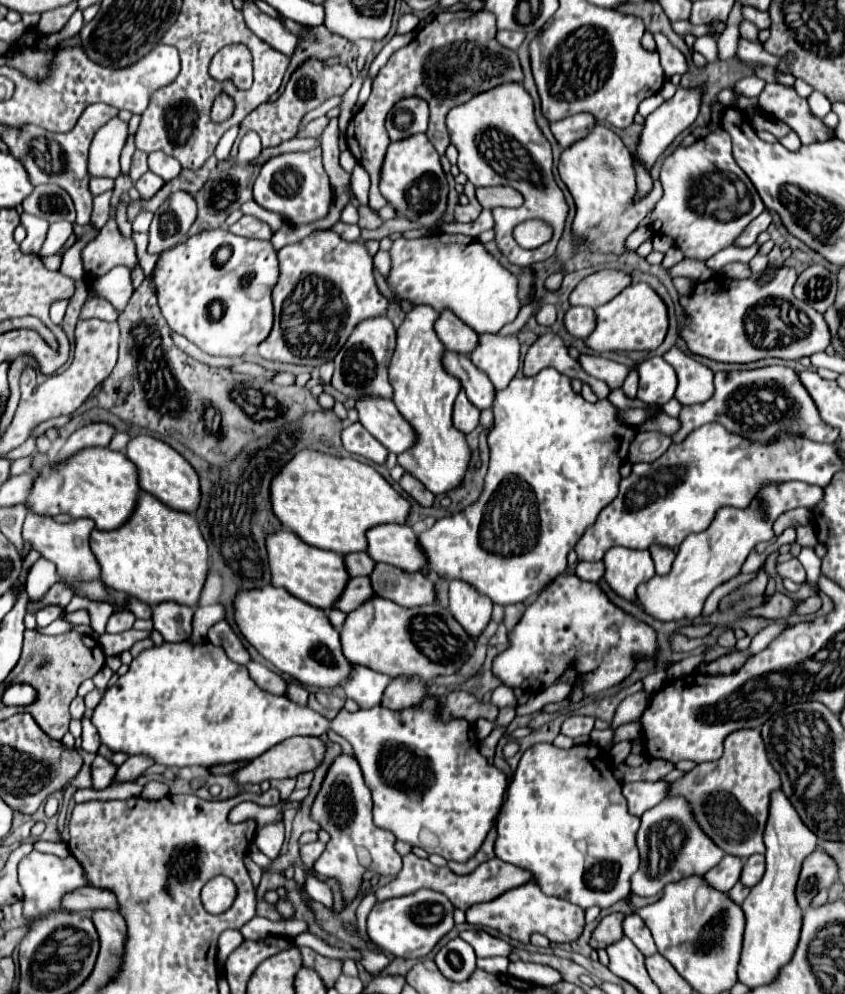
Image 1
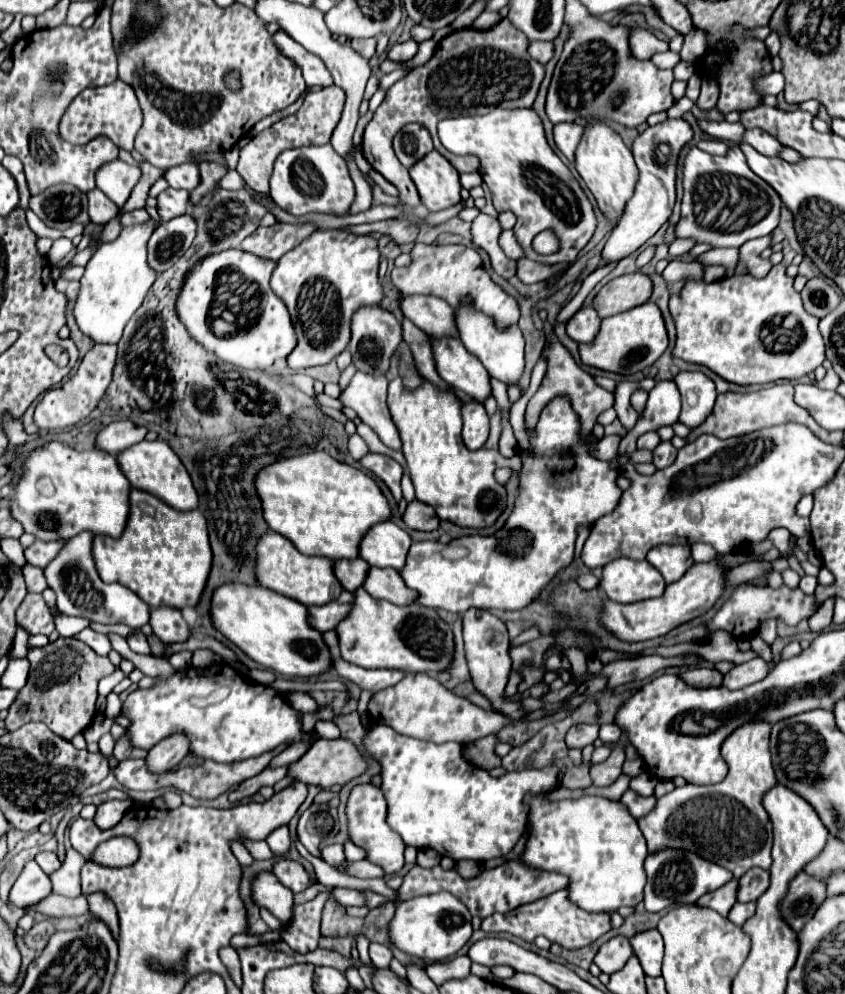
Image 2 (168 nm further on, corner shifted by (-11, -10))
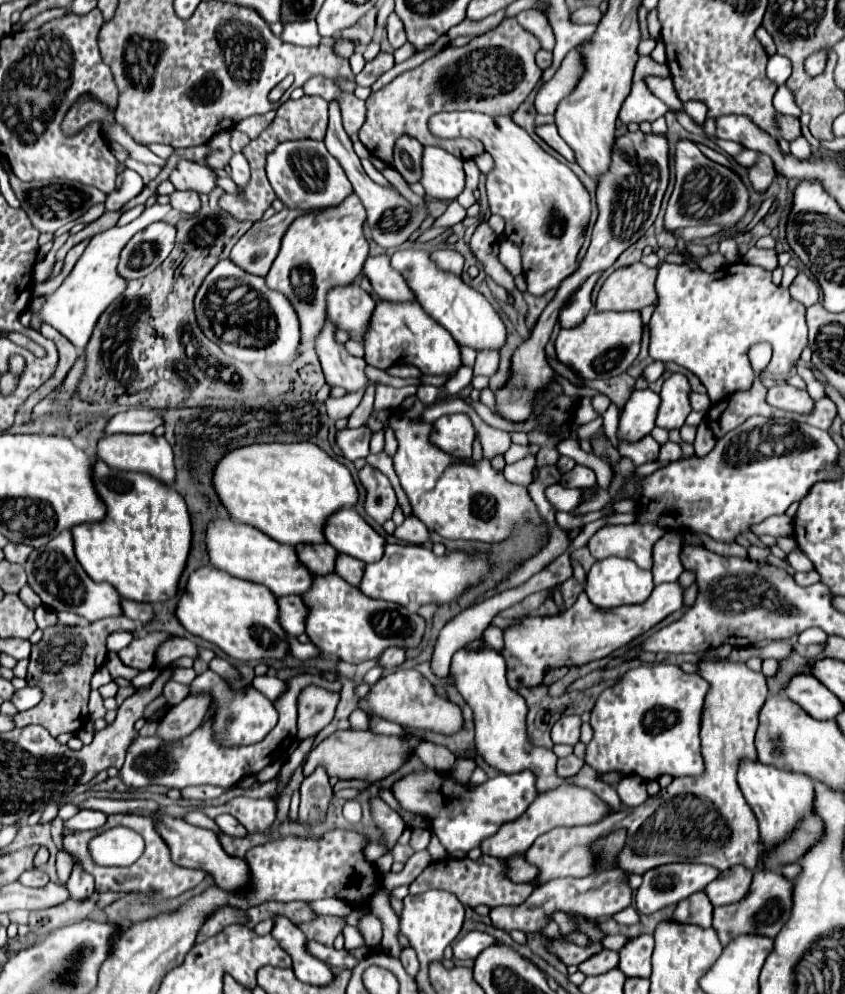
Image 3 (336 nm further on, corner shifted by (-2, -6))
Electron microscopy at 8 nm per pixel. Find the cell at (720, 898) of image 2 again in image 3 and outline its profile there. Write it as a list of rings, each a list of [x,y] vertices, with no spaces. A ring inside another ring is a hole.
[[[696,892],[676,906],[672,920],[680,924],[696,924],[700,928],[710,928],[712,904],[710,900],[706,900],[704,892]]]

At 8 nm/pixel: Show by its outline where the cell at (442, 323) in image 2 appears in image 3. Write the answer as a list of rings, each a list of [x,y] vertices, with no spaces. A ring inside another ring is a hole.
[[[368,256],[362,268],[362,278],[368,278],[372,290],[384,300],[414,300],[410,288],[394,268],[390,266],[388,256]]]

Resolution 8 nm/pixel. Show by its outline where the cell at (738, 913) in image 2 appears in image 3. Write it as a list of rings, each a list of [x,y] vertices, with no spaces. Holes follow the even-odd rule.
[[[770,870],[755,872],[750,892],[740,902],[714,908],[712,928],[716,930],[720,944],[728,946],[736,936],[742,936],[742,934],[758,934],[758,936],[774,938],[780,932],[782,924],[786,924],[786,920],[790,918],[790,884],[792,882],[786,880],[782,874],[776,874]],[[764,880],[768,884],[764,884]]]

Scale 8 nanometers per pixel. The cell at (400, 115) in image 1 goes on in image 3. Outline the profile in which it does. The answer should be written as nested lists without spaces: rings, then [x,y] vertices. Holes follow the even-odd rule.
[[[402,136],[394,148],[394,168],[402,174],[408,184],[420,182],[422,178],[422,150],[424,146],[410,136]]]

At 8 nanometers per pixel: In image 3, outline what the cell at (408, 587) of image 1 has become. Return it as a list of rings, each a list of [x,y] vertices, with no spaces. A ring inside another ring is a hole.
[[[338,554],[334,564],[334,572],[352,586],[358,586],[358,580],[362,580],[362,568],[364,564],[360,560],[354,560],[352,556],[346,554]]]

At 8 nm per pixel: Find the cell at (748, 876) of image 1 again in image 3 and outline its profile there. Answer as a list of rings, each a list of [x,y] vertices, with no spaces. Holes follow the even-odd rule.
[[[734,866],[728,868],[726,872],[720,872],[718,880],[712,880],[704,888],[704,892],[714,906],[726,906],[730,902],[742,900],[742,896],[746,896],[750,888],[750,882],[752,882],[752,872],[748,868]]]

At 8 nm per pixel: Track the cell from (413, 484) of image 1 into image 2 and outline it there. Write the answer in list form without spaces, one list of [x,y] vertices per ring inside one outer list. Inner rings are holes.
[[[417,498],[407,504],[403,518],[405,518],[405,524],[415,530],[435,530],[439,526],[439,518],[435,514],[435,508],[417,500]]]

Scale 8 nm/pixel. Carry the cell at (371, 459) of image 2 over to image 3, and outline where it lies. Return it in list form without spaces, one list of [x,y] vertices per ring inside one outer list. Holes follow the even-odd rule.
[[[364,466],[358,472],[358,478],[360,478],[362,486],[366,488],[364,510],[376,524],[382,526],[386,520],[392,518],[392,512],[398,504],[396,492],[394,492],[390,480],[382,472],[374,470],[372,466]]]

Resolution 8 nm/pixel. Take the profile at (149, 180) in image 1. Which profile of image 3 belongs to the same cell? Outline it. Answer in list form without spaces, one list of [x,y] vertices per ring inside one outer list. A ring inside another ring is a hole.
[[[174,192],[170,194],[170,202],[182,214],[196,214],[200,210],[198,192]]]

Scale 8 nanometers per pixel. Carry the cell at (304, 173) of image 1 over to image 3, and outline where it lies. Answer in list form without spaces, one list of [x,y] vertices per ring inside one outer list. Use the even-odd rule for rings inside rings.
[[[314,140],[282,142],[268,156],[266,174],[268,174],[268,180],[270,180],[276,196],[284,202],[286,208],[310,210],[310,208],[338,206],[352,192],[352,184],[346,178],[344,168],[326,150],[324,142],[314,142]]]

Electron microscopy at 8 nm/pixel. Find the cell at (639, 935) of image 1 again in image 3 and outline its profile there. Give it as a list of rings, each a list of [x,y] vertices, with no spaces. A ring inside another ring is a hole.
[[[648,934],[630,940],[620,950],[618,968],[628,978],[648,978],[650,972],[652,972],[652,962],[650,962],[652,950],[654,950],[654,938],[648,936]]]

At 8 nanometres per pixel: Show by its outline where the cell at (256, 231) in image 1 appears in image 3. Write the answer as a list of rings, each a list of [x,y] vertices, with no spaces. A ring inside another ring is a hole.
[[[284,208],[282,212],[276,212],[268,220],[254,222],[254,226],[232,248],[230,260],[248,274],[266,276],[278,254],[280,240],[286,228],[290,226],[290,220],[298,218],[300,214],[306,214],[306,212]]]

